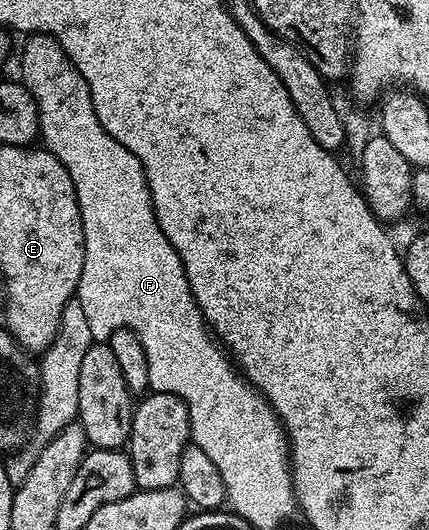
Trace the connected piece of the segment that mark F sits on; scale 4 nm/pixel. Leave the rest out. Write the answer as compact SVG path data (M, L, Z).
M32 33L24 41L27 42L19 57L18 76L39 108L42 148L65 163L65 171L69 171L69 179L73 179L73 191L77 191L81 227L85 235L85 263L81 267L77 298L85 311L93 341L110 342L118 329L133 331L133 335L141 339L145 359L149 359L149 386L156 393L177 395L186 403L191 441L217 439L221 449L227 449L227 457L237 459L237 495L287 493L289 489L295 489L283 423L267 398L237 372L227 350L213 339L207 320L197 307L197 299L193 299L185 267L177 251L173 251L173 243L165 239L165 231L161 231L157 223L142 163L133 151L129 151L129 147L117 143L117 139L101 127L101 119L97 119L97 111L93 107L89 83L69 60L59 40L47 33Z

